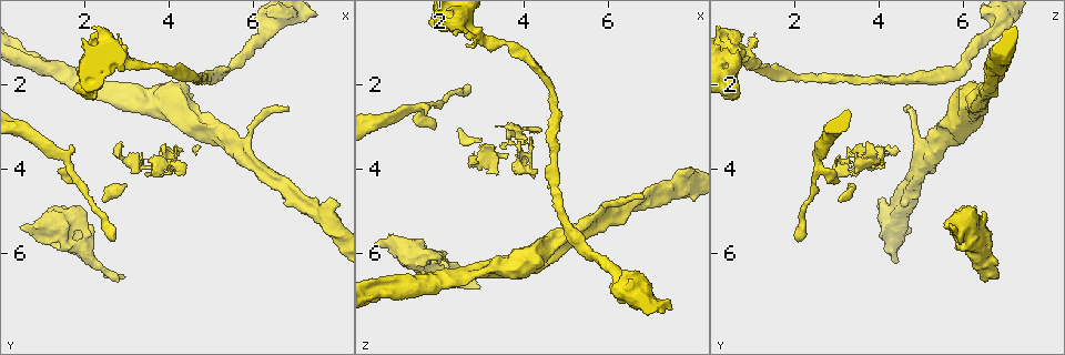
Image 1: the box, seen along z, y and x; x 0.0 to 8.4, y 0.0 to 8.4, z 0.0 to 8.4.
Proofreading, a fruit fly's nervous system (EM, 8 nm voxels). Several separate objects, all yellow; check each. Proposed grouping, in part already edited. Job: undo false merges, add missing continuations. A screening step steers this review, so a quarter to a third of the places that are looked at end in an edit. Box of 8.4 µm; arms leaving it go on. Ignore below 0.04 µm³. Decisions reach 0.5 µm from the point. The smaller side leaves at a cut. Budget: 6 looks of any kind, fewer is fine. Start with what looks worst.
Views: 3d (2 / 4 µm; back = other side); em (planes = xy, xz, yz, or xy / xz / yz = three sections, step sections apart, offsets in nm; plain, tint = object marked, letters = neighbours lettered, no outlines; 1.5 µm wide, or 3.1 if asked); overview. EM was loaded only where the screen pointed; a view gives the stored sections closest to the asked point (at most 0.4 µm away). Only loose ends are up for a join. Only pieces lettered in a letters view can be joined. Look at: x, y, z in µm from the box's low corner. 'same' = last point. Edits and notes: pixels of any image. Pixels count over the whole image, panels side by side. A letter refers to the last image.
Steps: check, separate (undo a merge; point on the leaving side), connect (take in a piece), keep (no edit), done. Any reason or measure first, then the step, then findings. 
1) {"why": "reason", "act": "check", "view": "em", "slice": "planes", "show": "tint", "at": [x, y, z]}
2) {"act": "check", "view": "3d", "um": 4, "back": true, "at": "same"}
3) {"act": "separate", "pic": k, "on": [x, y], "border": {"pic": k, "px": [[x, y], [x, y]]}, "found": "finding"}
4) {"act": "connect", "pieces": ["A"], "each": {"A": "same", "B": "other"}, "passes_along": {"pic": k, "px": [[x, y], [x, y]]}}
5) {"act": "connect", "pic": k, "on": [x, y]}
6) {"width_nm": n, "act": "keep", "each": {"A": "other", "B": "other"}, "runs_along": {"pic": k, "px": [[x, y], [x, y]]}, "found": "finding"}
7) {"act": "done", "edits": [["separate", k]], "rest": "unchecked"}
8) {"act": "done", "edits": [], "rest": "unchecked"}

{"why": "free end", "act": "check", "view": "3d", "um": 4, "back": true, "at": [1.95, 4.35, 3.00]}

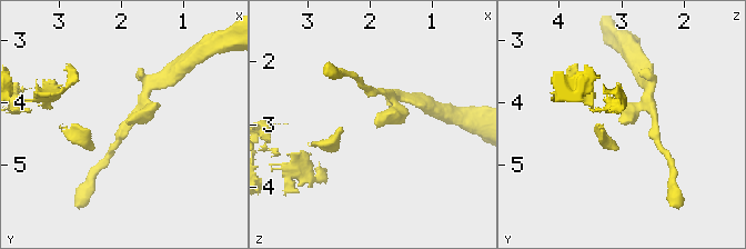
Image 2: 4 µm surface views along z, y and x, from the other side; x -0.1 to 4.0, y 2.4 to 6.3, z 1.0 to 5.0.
{"why": "shape alone is not enough", "act": "check", "view": "em", "slice": "planes", "show": "letters", "at": [1.90, 4.30, 3.10]}

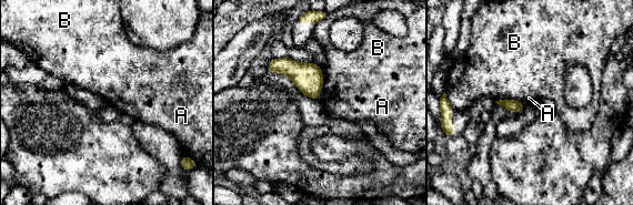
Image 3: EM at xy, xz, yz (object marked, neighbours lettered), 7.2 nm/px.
{"width_nm": 90, "act": "keep", "each": {"A": "other", "B": "other"}, "border": {"pic": 3, "px": [[320, 93], [317, 99]]}, "found": "none of them fits"}

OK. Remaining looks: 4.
{"why": "branch stops here", "act": "check", "view": "em", "slice": "planes", "show": "letters", "at": [1.95, 5.10, 6.15]}

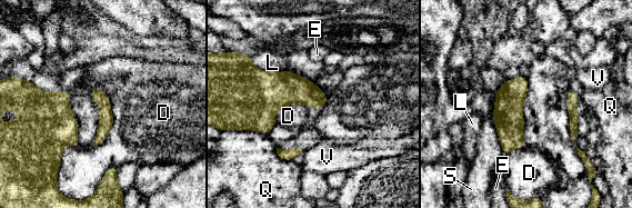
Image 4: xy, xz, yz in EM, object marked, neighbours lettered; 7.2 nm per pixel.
{"longest_contact_nm": ["D", 380], "act": "keep", "each": {"D": "other", "E": "other", "L": "other", "Q": "other", "S": "other", "V": "other"}, "border": {"pic": 4, "px": [[97, 86], [112, 116], [104, 138]]}, "found": "none of them fits"}

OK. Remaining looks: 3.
{"why": "thin neck", "act": "check", "view": "em", "slice": "xy", "step": 8, "show": "letters", "at": [3.60, 1.60, 1.05]}

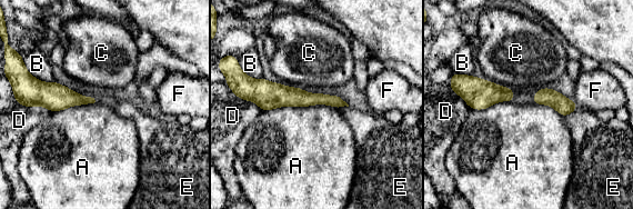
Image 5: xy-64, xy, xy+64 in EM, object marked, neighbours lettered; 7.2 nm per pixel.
{"act": "keep", "each": {"A": "other", "B": "other", "C": "other", "D": "other", "E": "other", "F": "other"}, "border": {"pic": 5, "px": [[338, 107], [313, 103], [262, 111]]}, "found": "all the same neuron"}

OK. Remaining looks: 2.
{"act": "done", "edits": [], "rest": "unchecked"}

